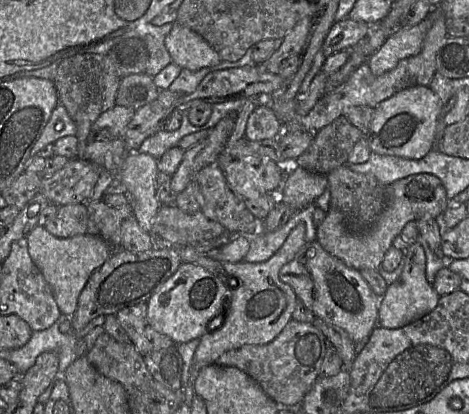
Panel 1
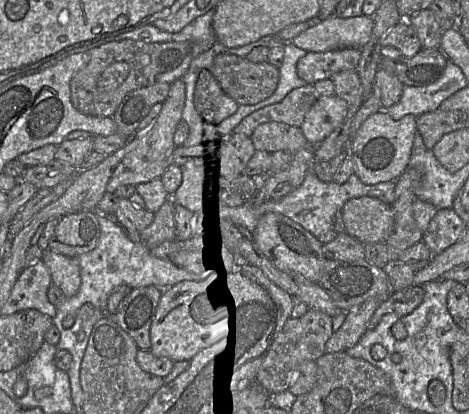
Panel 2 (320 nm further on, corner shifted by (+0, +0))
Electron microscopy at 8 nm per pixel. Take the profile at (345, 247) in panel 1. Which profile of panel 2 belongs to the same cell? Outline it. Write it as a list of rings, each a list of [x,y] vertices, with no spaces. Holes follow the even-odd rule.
[[[373,197],[348,200],[342,208],[343,232],[361,243],[385,242],[394,227],[392,205]]]

